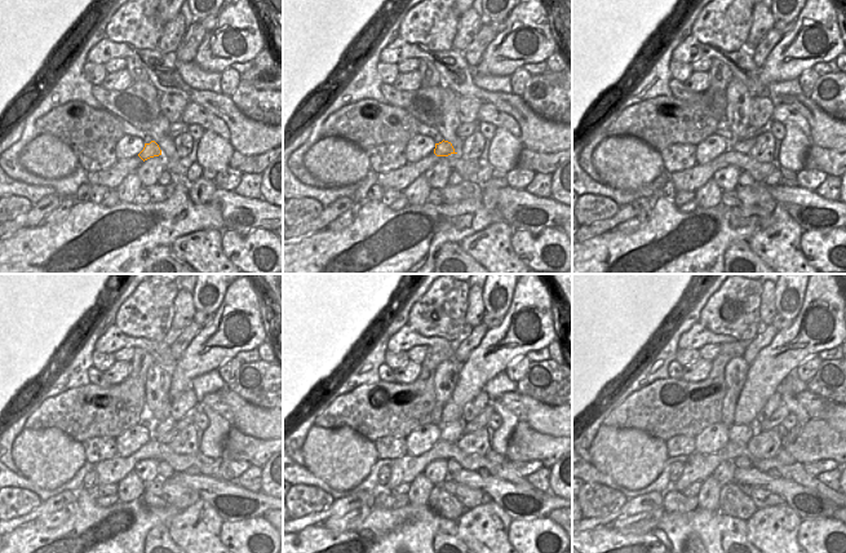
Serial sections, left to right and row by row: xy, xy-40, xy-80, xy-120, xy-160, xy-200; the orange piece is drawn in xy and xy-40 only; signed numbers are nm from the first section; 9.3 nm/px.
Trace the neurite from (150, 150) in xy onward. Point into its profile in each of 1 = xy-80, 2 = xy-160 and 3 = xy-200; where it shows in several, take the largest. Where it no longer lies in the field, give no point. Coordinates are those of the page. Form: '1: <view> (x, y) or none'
1: xy-80 (734, 145)
2: xy-160 (482, 419)
3: xy-200 (782, 412)

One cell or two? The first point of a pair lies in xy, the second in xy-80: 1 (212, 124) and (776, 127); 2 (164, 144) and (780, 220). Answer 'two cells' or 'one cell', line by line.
1: two cells
2: two cells

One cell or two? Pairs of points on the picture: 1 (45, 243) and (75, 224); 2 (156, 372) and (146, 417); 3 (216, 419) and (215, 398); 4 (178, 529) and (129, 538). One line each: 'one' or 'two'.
1: one
2: two
3: two
4: two

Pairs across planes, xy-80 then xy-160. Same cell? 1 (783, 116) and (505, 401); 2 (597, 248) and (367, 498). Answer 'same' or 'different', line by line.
1: same
2: different

